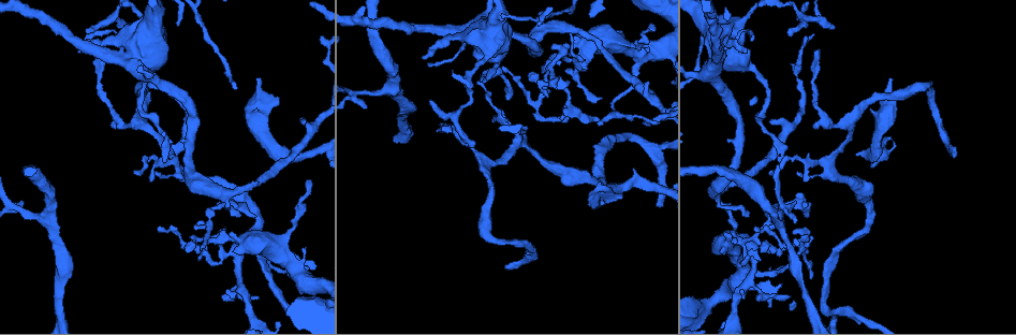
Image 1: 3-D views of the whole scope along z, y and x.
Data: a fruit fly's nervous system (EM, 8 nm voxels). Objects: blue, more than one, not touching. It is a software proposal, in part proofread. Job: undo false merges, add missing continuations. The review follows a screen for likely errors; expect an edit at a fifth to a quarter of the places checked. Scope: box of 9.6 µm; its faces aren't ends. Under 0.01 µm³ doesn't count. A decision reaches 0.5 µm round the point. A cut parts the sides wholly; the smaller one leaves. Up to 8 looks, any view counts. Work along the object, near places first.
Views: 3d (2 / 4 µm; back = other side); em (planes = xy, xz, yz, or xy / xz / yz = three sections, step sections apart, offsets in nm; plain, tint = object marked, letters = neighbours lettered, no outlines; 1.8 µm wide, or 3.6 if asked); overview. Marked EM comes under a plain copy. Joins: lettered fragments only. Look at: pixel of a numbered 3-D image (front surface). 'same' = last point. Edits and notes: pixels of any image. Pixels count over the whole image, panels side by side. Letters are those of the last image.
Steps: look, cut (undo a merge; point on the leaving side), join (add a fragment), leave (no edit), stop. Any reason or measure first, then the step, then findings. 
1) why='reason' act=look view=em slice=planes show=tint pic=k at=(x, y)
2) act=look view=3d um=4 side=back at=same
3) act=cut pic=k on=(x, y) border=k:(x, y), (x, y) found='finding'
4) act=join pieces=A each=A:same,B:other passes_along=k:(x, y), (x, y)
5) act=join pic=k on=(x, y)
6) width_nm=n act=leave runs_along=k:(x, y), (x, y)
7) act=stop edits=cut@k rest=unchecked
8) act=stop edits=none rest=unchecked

act=look view=em slice=xz step=16 show=letters pic=1 at=(272, 94)

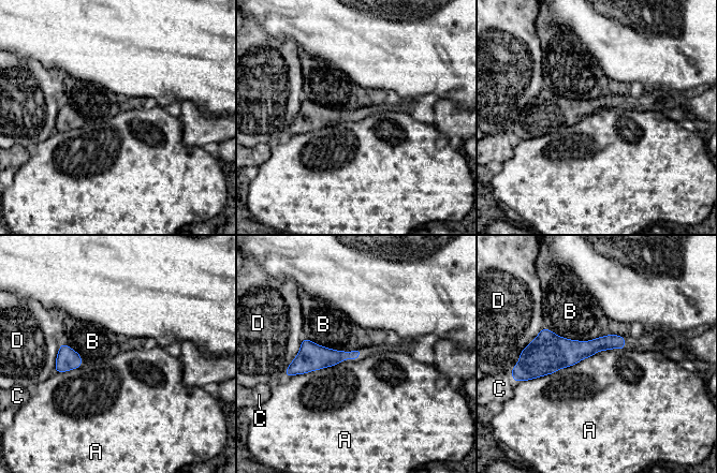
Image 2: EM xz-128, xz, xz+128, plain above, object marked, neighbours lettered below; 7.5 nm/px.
act=leave each=A:other,B:other,C:other,D:other border=2:(624, 348), (597, 351), (528, 380) found='none of them fits'

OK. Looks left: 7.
why='calibre changes' act=look view=em um=3.6 slice=xy step=8 show=tint pic=1 at=(134, 47)

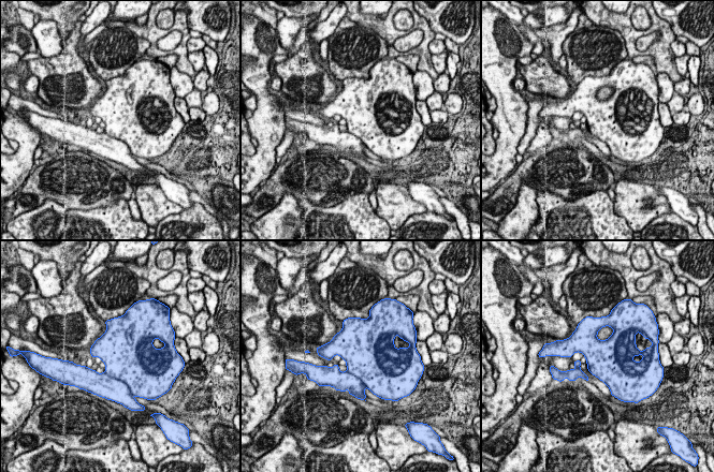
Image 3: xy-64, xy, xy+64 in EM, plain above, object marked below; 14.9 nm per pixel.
act=look view=em um=3.6 slice=xy step=8 show=letters at=same

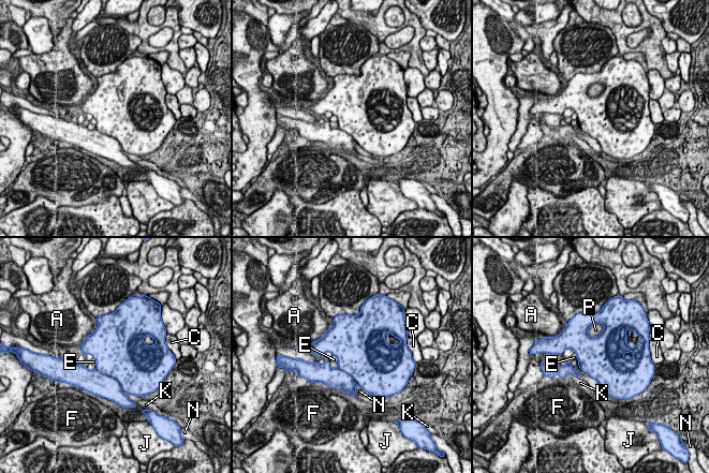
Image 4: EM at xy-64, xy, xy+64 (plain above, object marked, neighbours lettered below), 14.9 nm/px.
longest_contact=N:550nm act=cut pic=4 on=(102, 385) each=A:other,C:other,E:other,F:other,J:other,K:other,N:other,P:other found='a second cell is stuck on'

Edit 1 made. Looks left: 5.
why='redraw' act=look view=overview

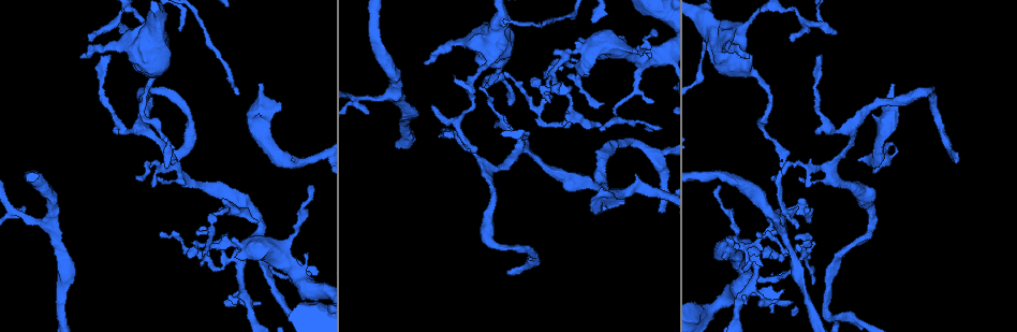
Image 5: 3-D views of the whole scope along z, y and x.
why='thin end' act=look view=3d um=2 pic=5 at=(433, 105)

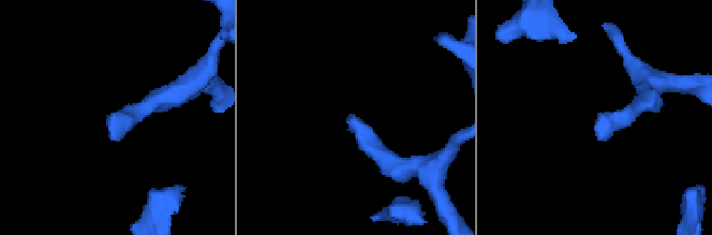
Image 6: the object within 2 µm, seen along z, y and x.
act=look view=em slice=planes show=letters pic=6 at=(113, 137)

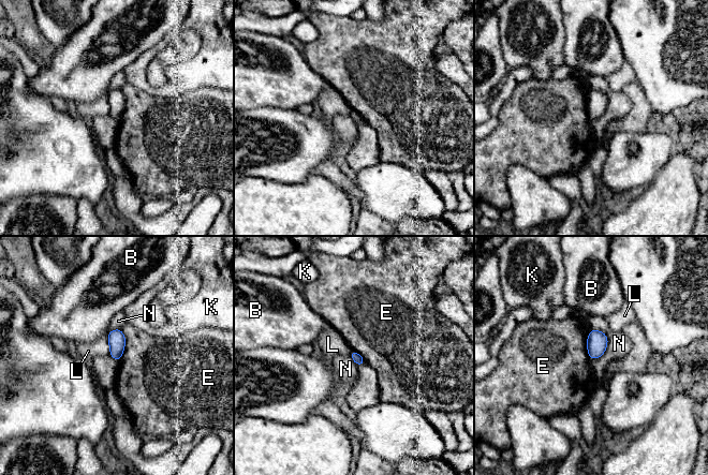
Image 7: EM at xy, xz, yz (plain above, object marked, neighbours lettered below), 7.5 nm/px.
act=leave each=B:other,E:other,K:other,L:other,N:other border=7:(593, 328), (607, 346), (590, 359) found='no lettered fragment goes on from it'

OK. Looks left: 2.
act=stop edits=cut@4 rest=unchecked

